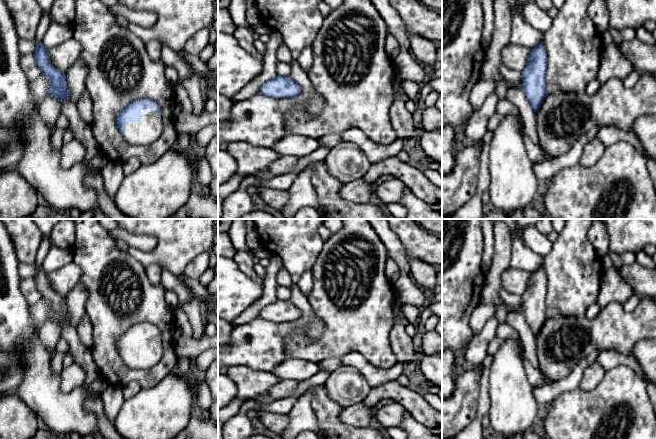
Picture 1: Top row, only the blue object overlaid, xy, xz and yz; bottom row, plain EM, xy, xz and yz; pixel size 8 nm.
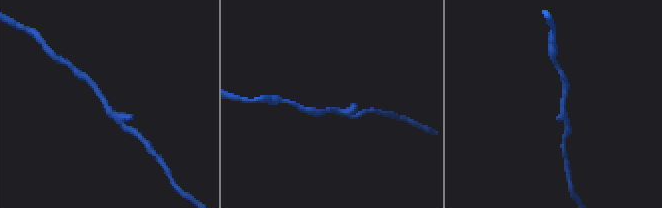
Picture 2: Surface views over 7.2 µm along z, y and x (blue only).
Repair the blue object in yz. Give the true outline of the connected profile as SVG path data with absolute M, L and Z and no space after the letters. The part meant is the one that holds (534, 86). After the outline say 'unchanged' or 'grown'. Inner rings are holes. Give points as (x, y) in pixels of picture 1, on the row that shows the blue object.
M541 41L531 49L525 68L522 71L523 90L535 112L548 95L544 77L547 70L547 54Z; unchanged

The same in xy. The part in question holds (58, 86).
M36 41L34 57L41 70L41 75L49 79L50 88L48 94L55 96L60 102L63 98L70 100L70 93L66 82L66 74L52 65L47 54L47 48L42 42Z; unchanged

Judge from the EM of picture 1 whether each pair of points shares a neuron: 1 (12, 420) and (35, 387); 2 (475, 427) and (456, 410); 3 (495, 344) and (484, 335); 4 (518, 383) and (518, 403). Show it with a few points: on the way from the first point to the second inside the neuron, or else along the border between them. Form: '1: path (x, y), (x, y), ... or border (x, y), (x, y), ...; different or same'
1: border (15, 393), (39, 420); different
2: border (477, 400), (477, 415), (465, 428); different
3: border (496, 336), (489, 342), (486, 354); different
4: path (518, 388), (518, 398); same

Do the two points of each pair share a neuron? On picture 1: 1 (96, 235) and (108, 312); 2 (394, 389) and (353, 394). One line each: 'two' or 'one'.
1: one
2: two

